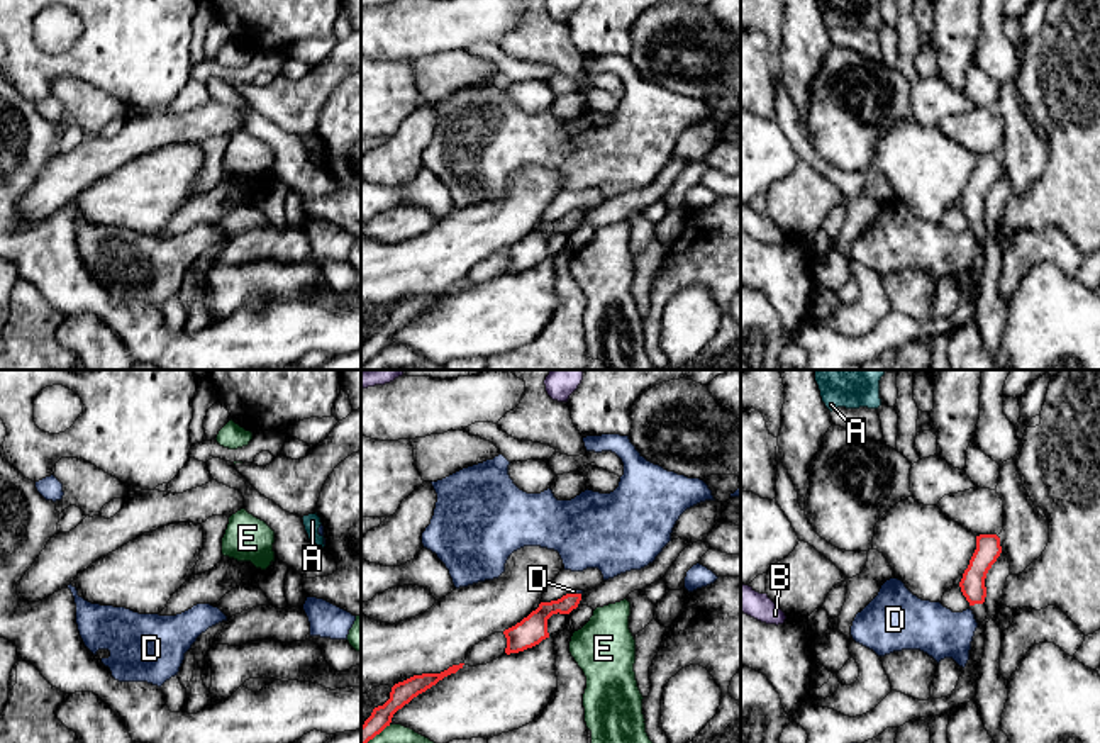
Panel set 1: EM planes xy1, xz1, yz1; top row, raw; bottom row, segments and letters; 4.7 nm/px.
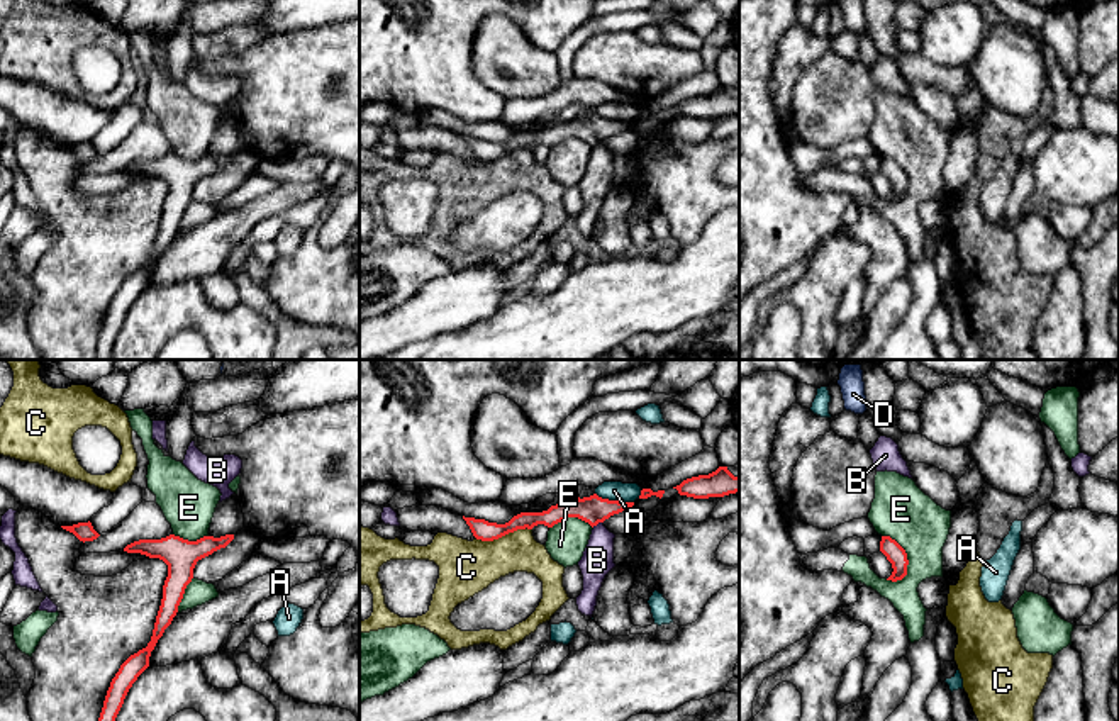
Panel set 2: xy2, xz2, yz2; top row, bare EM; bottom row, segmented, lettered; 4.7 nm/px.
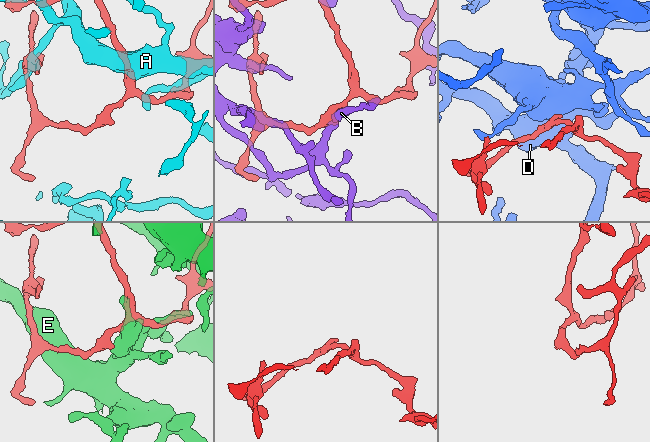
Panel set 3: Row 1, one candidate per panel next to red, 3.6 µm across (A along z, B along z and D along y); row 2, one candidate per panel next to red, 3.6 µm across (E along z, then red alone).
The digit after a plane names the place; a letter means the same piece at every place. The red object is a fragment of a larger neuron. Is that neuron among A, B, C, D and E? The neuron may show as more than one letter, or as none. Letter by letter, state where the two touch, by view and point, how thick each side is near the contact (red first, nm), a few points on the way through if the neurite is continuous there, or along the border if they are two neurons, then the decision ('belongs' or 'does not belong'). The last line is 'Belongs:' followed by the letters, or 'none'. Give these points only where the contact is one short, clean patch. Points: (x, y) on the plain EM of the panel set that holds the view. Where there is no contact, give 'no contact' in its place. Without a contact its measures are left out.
A: xz2 (614, 121) | 140/100 nm | does not belong
B: xz2 (597, 143) | 140/150 nm | does not belong
C: xz2 (502, 155) | 100/260 nm | does not belong
D: xz1 (577, 214) | 110/20 nm | across xz1 (534, 245), (577, 214), (573, 211) | belongs
E: yz2 (906, 175) | 90/280 nm | does not belong
Belongs: D

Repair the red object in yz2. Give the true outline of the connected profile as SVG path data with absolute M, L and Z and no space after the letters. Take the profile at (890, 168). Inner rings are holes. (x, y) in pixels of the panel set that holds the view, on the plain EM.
M882 156L880 171L887 176L892 183L892 195L887 200L897 202L907 195L907 173L905 170L890 156Z

